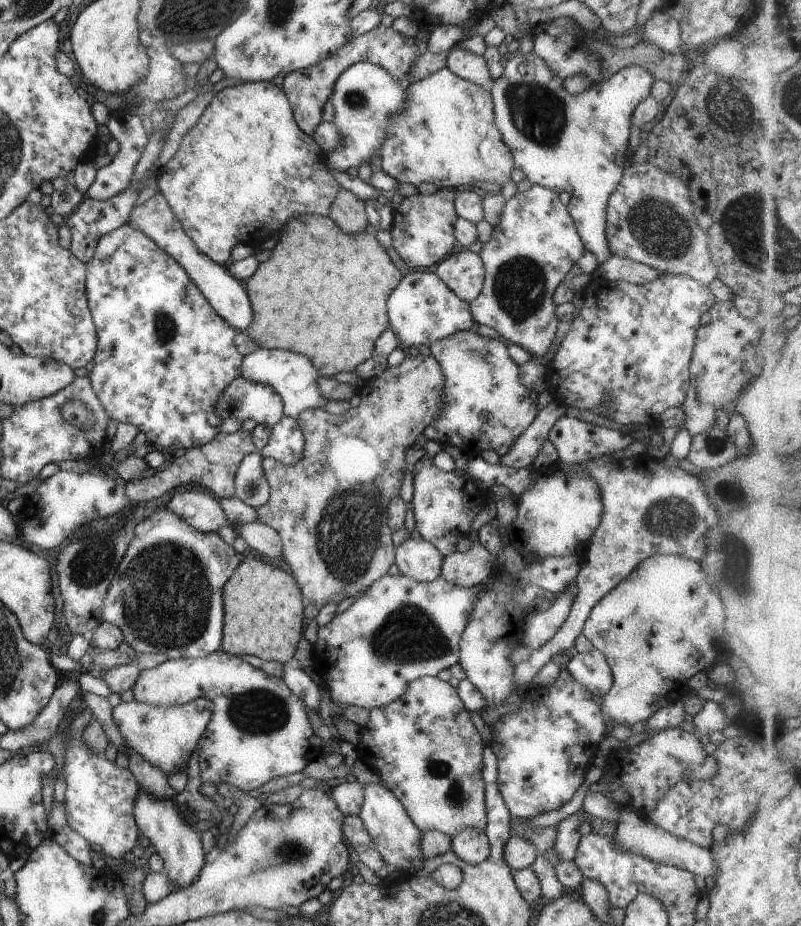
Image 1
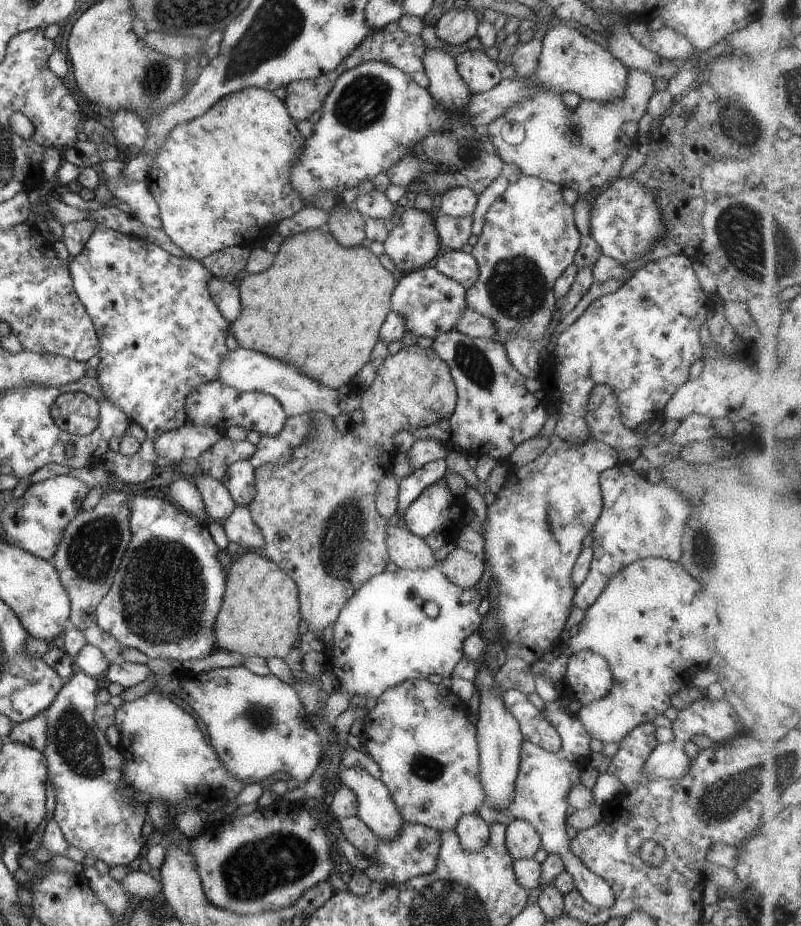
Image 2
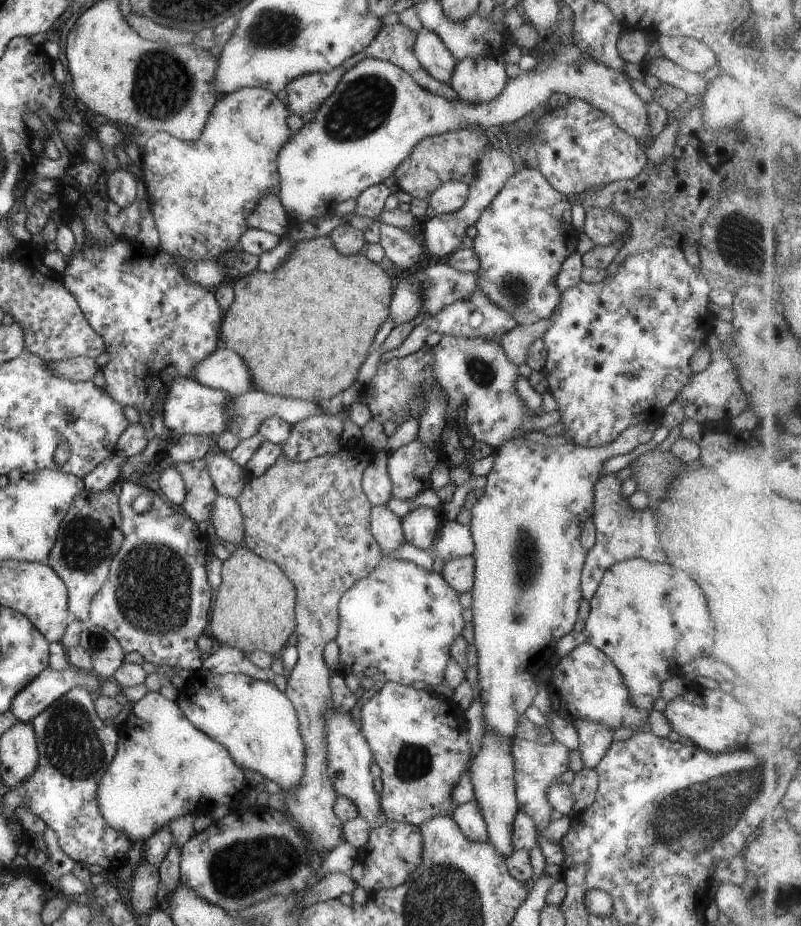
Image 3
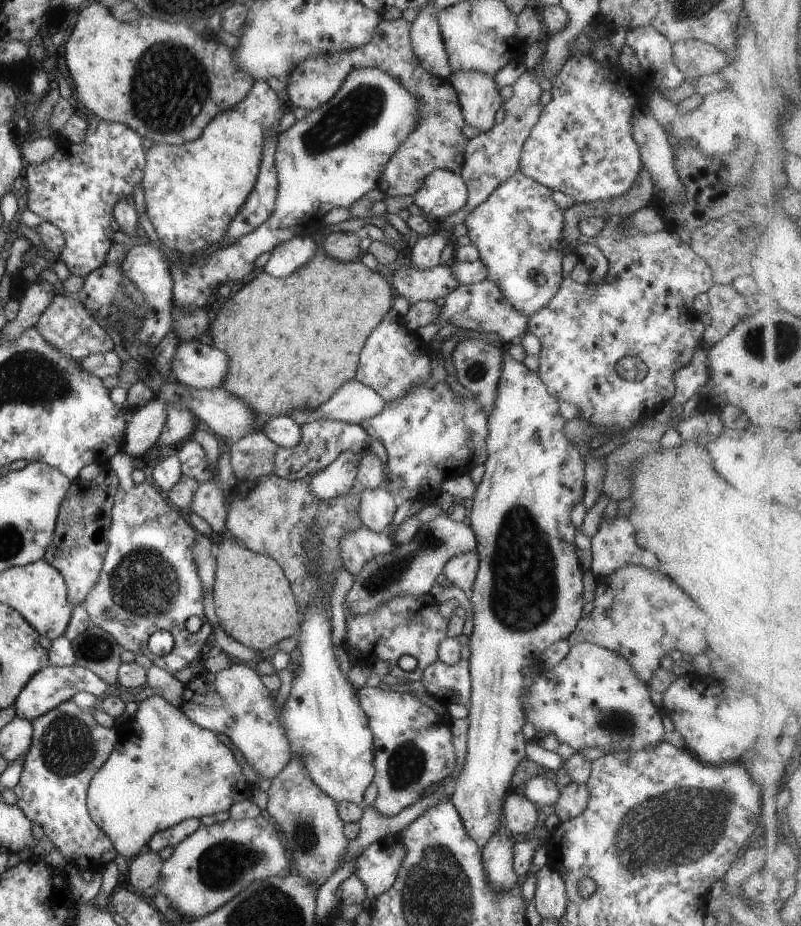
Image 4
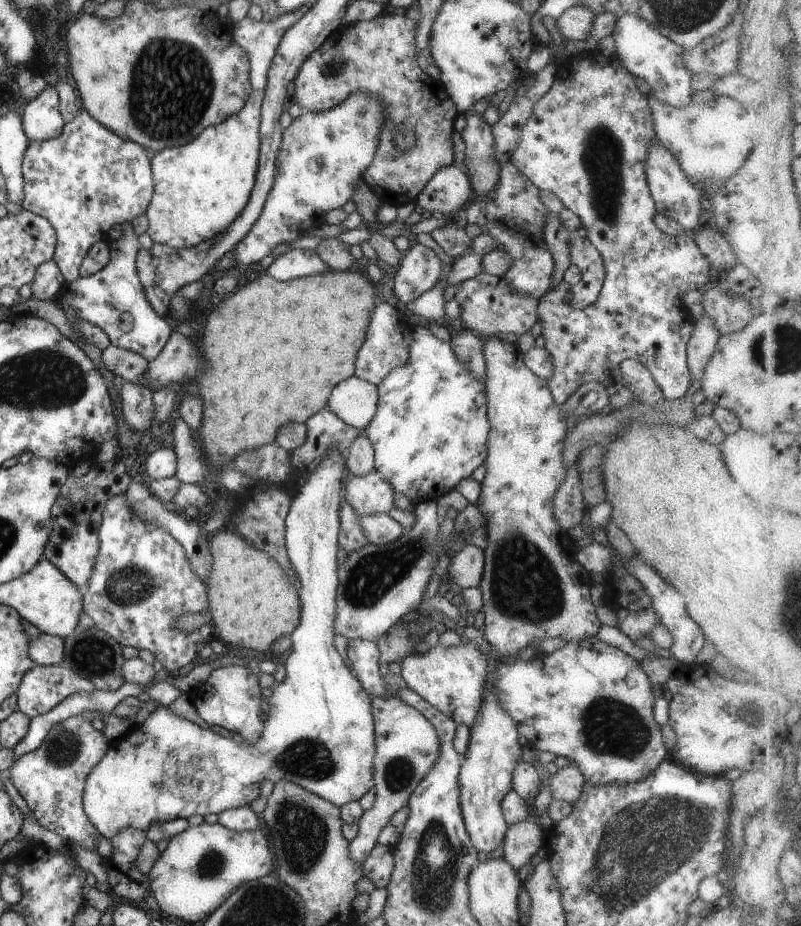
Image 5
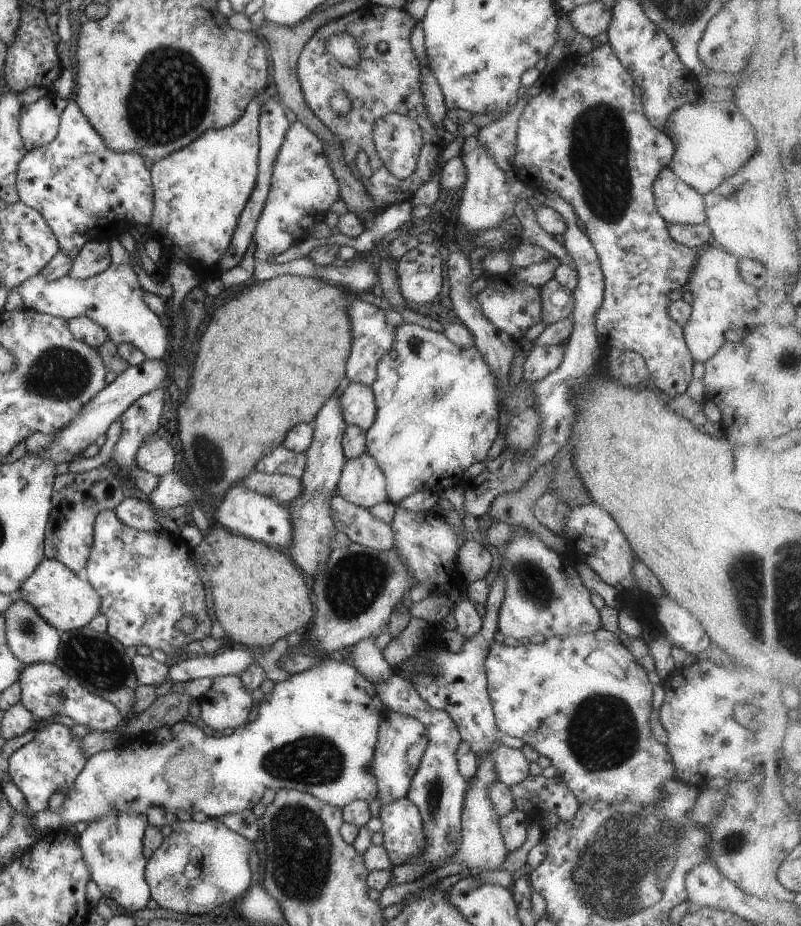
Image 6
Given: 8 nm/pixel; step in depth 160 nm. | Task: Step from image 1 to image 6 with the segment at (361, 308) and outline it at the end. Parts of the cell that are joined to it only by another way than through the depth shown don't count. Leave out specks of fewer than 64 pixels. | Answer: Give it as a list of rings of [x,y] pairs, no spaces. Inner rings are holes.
[[[277,275],[266,281],[255,282],[255,284],[245,289],[245,291],[236,298],[213,309],[209,322],[207,326],[205,326],[205,331],[199,338],[199,346],[197,346],[193,364],[189,366],[191,370],[191,386],[189,386],[189,392],[186,391],[184,395],[181,395],[179,402],[181,402],[181,400],[183,400],[183,402],[178,404],[178,408],[176,409],[177,418],[179,418],[179,420],[177,420],[177,426],[179,440],[181,440],[181,448],[183,450],[184,464],[189,466],[191,474],[195,477],[196,486],[200,487],[213,498],[215,498],[215,496],[223,498],[223,494],[225,494],[226,490],[231,487],[234,482],[237,482],[240,478],[243,478],[243,476],[254,470],[255,463],[259,458],[270,453],[271,450],[282,444],[286,432],[293,425],[297,423],[311,424],[320,406],[324,405],[326,399],[332,395],[335,389],[343,386],[346,382],[344,364],[347,360],[352,341],[350,320],[346,310],[353,296],[351,292],[347,292],[347,290],[337,285],[327,284],[315,276],[298,277],[295,275]]]

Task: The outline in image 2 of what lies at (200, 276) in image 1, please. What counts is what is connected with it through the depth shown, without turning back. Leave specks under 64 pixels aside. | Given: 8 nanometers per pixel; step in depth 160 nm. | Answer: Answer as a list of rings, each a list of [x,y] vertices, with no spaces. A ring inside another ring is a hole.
[[[213,275],[207,279],[206,287],[221,316],[231,324],[242,310],[238,288],[232,280]]]

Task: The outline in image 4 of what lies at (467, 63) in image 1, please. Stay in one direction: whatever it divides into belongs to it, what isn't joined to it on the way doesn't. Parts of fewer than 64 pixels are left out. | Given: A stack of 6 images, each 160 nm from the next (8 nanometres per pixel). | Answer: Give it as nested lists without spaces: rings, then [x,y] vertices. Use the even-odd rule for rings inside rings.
[[[477,71],[449,73],[446,79],[458,96],[466,124],[485,132],[494,124],[493,115],[503,100],[492,76]]]

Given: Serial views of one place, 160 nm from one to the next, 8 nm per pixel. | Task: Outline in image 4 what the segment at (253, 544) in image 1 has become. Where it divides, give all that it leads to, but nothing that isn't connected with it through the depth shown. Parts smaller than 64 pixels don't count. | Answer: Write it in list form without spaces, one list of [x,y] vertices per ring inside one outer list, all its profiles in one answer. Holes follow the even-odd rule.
[[[203,481],[193,493],[189,509],[203,518],[213,532],[219,534],[226,529],[228,508],[225,507],[225,497],[215,481]]]

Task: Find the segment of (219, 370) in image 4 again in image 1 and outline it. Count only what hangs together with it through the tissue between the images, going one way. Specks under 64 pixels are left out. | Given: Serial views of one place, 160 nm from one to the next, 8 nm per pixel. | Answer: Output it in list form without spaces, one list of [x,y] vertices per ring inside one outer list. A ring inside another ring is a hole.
[[[257,348],[252,353],[241,359],[240,376],[253,382],[271,385],[280,396],[282,402],[282,414],[286,417],[296,417],[302,410],[310,408],[322,408],[327,402],[319,394],[317,386],[318,372],[311,361],[302,354],[279,349]]]

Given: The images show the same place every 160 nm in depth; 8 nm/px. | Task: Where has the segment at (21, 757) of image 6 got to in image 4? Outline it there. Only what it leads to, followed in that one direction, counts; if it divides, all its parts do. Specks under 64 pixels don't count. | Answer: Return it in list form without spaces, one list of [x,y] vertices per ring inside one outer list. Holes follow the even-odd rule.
[[[71,699],[60,702],[41,716],[30,720],[32,737],[30,747],[24,754],[22,769],[12,788],[19,810],[44,832],[44,838],[51,841],[58,851],[80,871],[100,872],[115,858],[117,851],[105,833],[91,820],[87,812],[86,790],[95,771],[107,760],[109,753],[117,746],[118,727],[105,728],[94,719],[89,709],[79,708]]]

